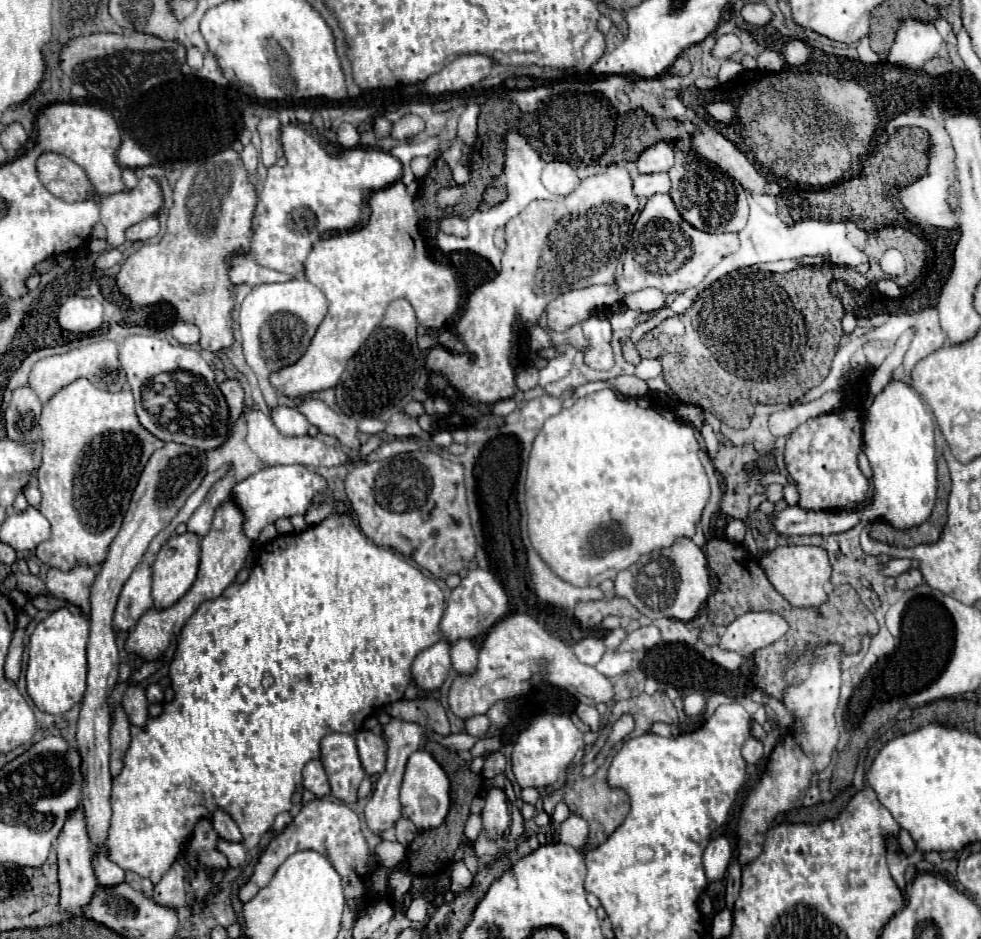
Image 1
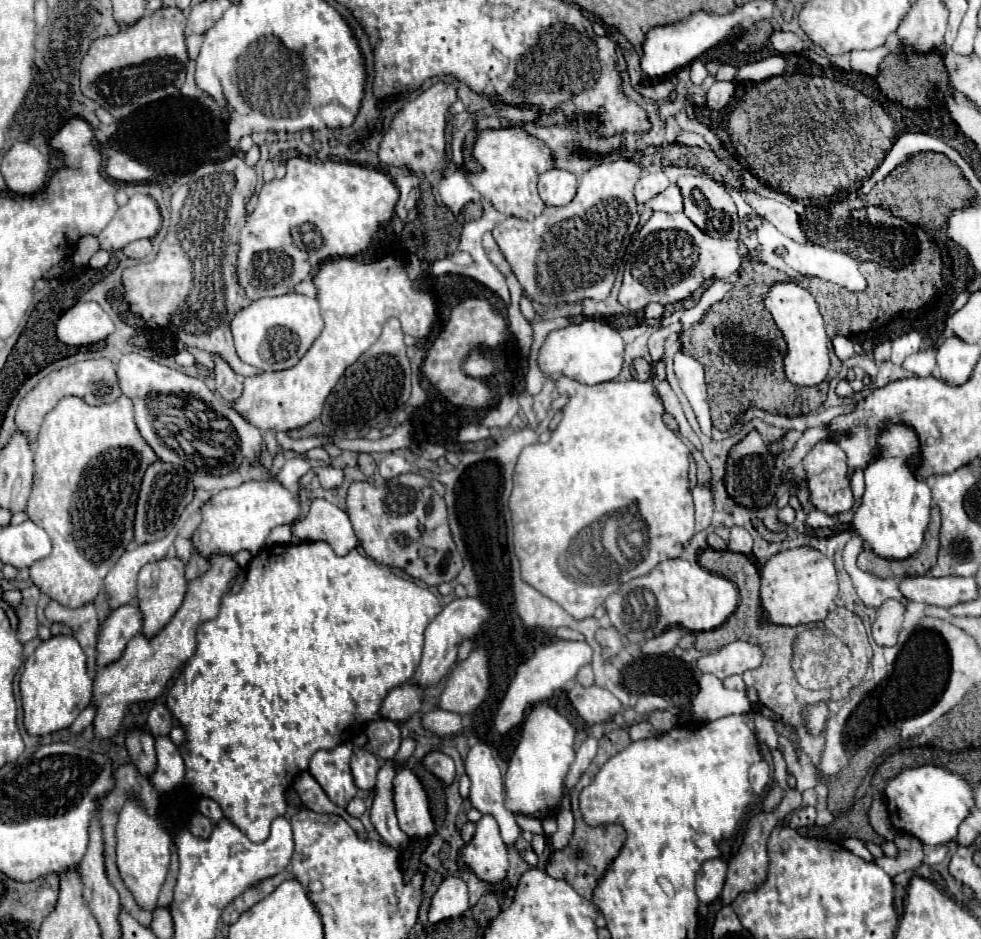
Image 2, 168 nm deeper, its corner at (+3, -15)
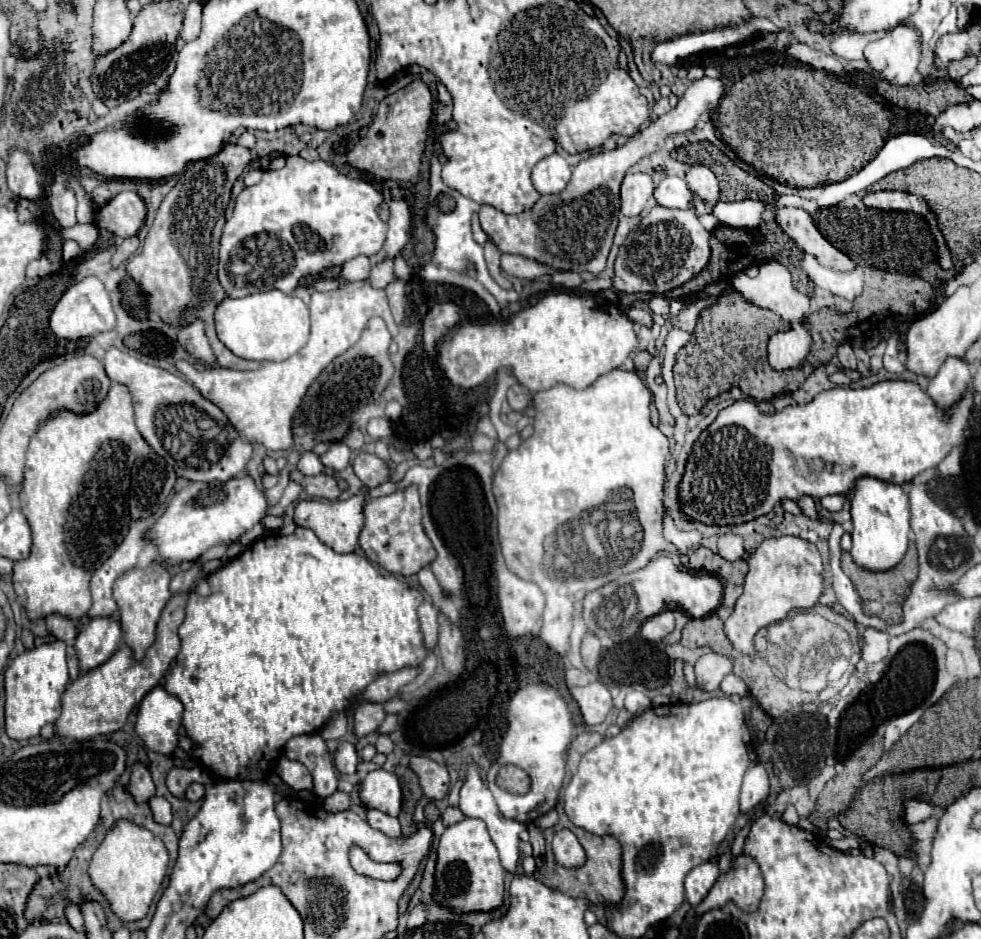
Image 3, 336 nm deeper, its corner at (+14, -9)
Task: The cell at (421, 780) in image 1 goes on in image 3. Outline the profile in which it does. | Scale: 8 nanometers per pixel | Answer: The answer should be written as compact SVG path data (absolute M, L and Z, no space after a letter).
M377 768L359 784L359 798L365 808L377 808L389 816L401 812L401 786L393 772Z

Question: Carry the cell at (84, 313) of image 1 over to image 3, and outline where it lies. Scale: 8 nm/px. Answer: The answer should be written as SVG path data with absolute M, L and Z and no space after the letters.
M87 276L75 282L73 286L69 286L49 318L49 328L53 330L53 334L65 340L79 340L99 332L107 332L107 330L113 330L115 324L117 324L117 318L111 306L111 296L107 294L103 282L95 276Z

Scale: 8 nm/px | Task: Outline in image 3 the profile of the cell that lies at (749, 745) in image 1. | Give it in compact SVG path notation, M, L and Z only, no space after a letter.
M763 764L753 766L743 780L741 788L741 814L747 814L761 806L769 796L769 776Z

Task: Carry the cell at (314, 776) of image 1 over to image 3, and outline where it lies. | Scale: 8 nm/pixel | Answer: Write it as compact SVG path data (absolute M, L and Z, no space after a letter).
M281 756L277 760L277 770L279 770L279 776L283 778L283 782L287 782L293 790L311 790L313 788L313 778L311 778L309 770L305 766L301 766L301 762L293 762L293 760L287 760L285 756Z

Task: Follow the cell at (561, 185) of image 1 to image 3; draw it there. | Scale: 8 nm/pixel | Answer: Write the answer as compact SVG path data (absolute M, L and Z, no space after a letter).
M551 154L539 160L533 168L531 180L539 194L557 194L561 192L571 178L571 166L559 154Z

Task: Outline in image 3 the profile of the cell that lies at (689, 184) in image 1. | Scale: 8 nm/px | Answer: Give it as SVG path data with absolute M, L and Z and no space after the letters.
M693 166L685 176L689 188L695 192L695 212L709 214L719 200L719 182L707 166Z

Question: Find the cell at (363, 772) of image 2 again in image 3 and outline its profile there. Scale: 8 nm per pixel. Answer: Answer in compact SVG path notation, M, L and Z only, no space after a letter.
M341 742L333 754L333 762L335 762L335 768L341 772L341 774L353 774L357 770L357 762L359 762L359 754L355 750L353 744L349 742Z

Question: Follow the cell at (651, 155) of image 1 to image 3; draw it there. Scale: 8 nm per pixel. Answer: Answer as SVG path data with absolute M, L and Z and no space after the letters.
M625 174L621 184L621 214L639 216L653 196L653 188L653 178L649 174Z

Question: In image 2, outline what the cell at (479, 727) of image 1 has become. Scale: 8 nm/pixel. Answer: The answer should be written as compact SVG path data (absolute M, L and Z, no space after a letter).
M434 710L434 712L426 714L422 718L422 724L424 724L424 728L428 728L440 736L452 736L452 734L464 732L460 716L454 712L446 712L446 710Z

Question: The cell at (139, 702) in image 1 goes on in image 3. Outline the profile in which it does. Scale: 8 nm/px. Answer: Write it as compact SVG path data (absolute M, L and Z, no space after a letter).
M141 764L133 766L133 774L131 774L127 790L135 802L149 802L149 798L155 796L155 784L145 766L141 766Z

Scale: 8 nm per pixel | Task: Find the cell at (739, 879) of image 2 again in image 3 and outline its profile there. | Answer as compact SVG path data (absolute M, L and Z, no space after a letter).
M739 856L733 870L719 876L707 898L695 908L697 918L713 908L723 908L727 902L737 904L745 912L757 910L763 898L763 876L757 862L749 856Z

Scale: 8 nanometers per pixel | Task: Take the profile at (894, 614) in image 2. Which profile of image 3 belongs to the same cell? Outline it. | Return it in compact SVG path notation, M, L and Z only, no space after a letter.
M865 628L863 632L863 662L873 664L881 662L887 654L889 636L885 632L879 632L875 628Z

